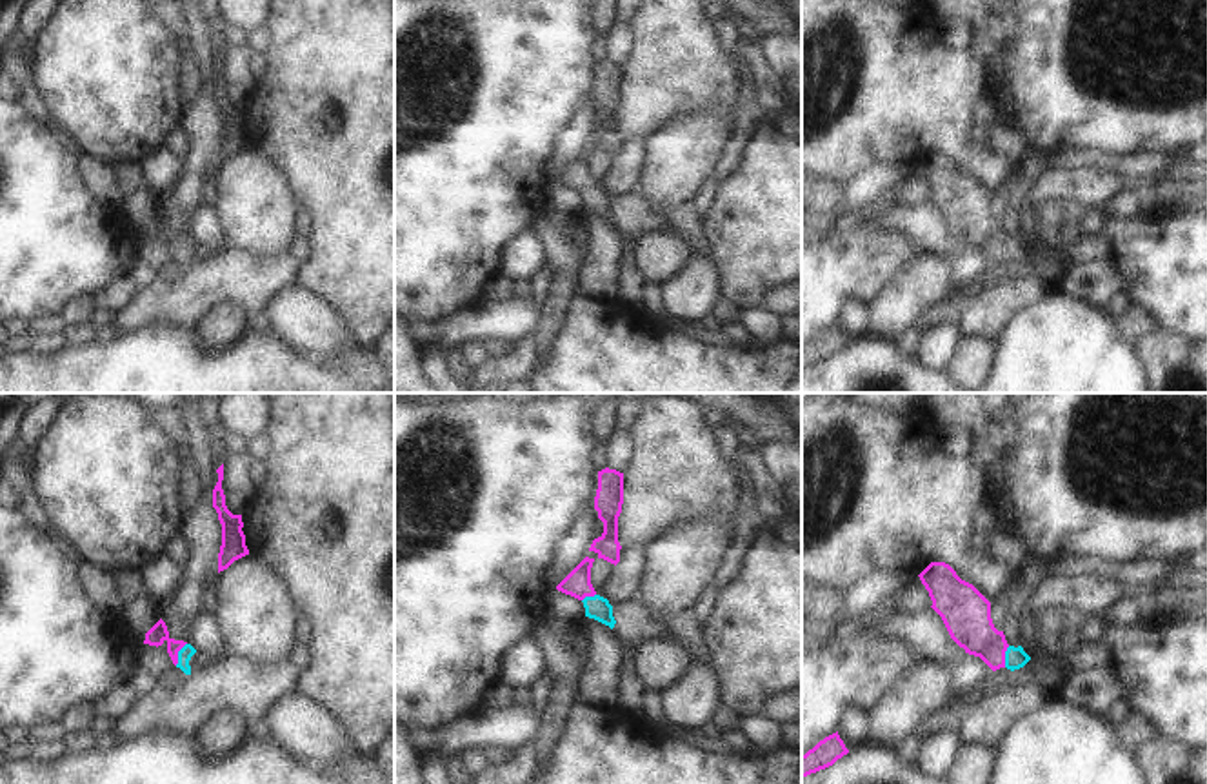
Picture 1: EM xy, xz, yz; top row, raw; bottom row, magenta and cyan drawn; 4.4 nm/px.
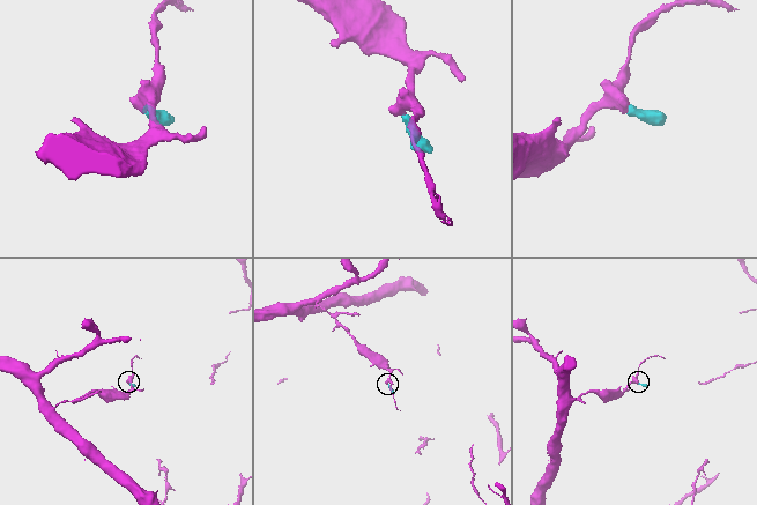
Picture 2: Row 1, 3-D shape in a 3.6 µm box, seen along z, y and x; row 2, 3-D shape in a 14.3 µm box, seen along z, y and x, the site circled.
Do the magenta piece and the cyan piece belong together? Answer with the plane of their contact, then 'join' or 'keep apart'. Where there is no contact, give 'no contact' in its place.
xy | join

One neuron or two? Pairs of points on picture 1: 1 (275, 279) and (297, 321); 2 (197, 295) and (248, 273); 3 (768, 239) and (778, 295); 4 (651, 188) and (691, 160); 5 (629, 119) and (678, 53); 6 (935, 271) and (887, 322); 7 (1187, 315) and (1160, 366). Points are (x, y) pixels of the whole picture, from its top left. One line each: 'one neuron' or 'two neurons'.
1: two neurons
2: one neuron
3: two neurons
4: one neuron
5: one neuron
6: one neuron
7: two neurons

